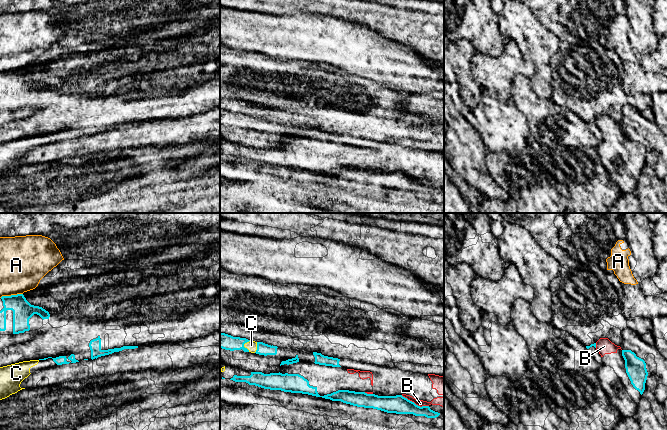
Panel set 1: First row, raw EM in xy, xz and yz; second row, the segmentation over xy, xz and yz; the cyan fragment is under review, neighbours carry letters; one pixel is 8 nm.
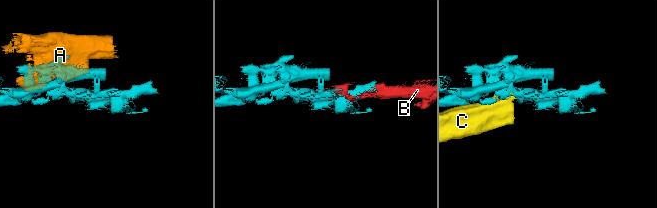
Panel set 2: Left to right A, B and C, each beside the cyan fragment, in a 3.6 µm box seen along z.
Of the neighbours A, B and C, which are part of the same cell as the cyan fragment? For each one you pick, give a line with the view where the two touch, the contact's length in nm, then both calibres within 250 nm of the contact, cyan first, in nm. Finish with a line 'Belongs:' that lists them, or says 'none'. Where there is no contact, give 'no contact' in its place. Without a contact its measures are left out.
Belongs: none

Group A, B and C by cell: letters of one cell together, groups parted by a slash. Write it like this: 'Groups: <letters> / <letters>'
Groups: A / B C

